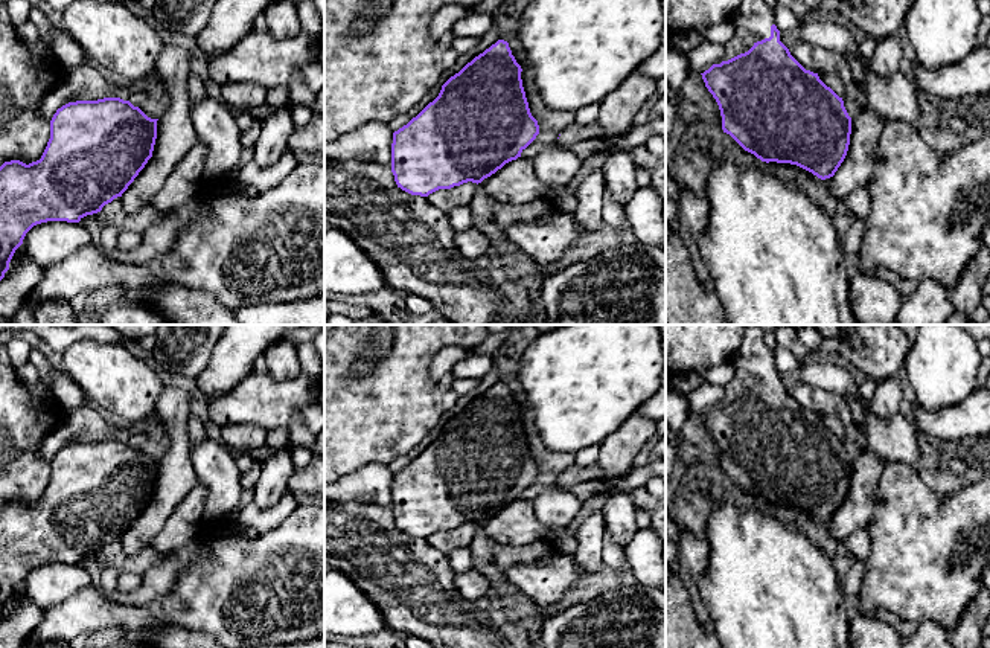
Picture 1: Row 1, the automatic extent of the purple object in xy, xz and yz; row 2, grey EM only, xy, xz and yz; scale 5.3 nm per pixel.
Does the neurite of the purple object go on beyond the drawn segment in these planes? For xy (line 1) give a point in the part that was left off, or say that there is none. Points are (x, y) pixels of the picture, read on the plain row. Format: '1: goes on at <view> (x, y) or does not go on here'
1: does not go on here

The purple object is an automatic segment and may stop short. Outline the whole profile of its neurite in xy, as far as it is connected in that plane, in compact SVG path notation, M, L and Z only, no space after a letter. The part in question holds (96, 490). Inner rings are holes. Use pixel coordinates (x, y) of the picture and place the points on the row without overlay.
M120 439L69 444L53 456L50 480L40 502L29 506L11 502L0 508L0 622L34 567L79 564L122 538L152 499L157 462Z

